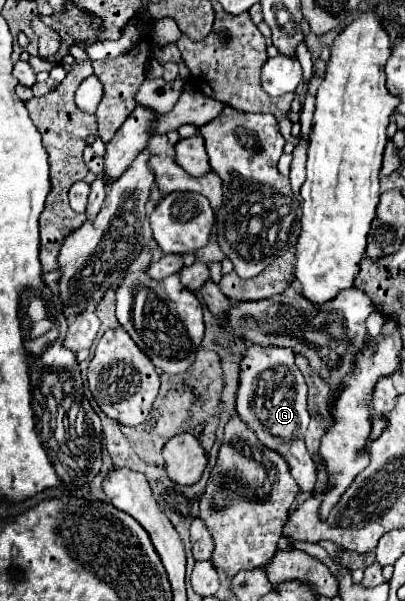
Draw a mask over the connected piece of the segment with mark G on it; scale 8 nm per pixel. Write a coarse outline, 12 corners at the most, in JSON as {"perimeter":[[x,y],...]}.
{"perimeter":[[249,345],[235,405],[301,491],[305,447],[307,385],[289,347]]}

